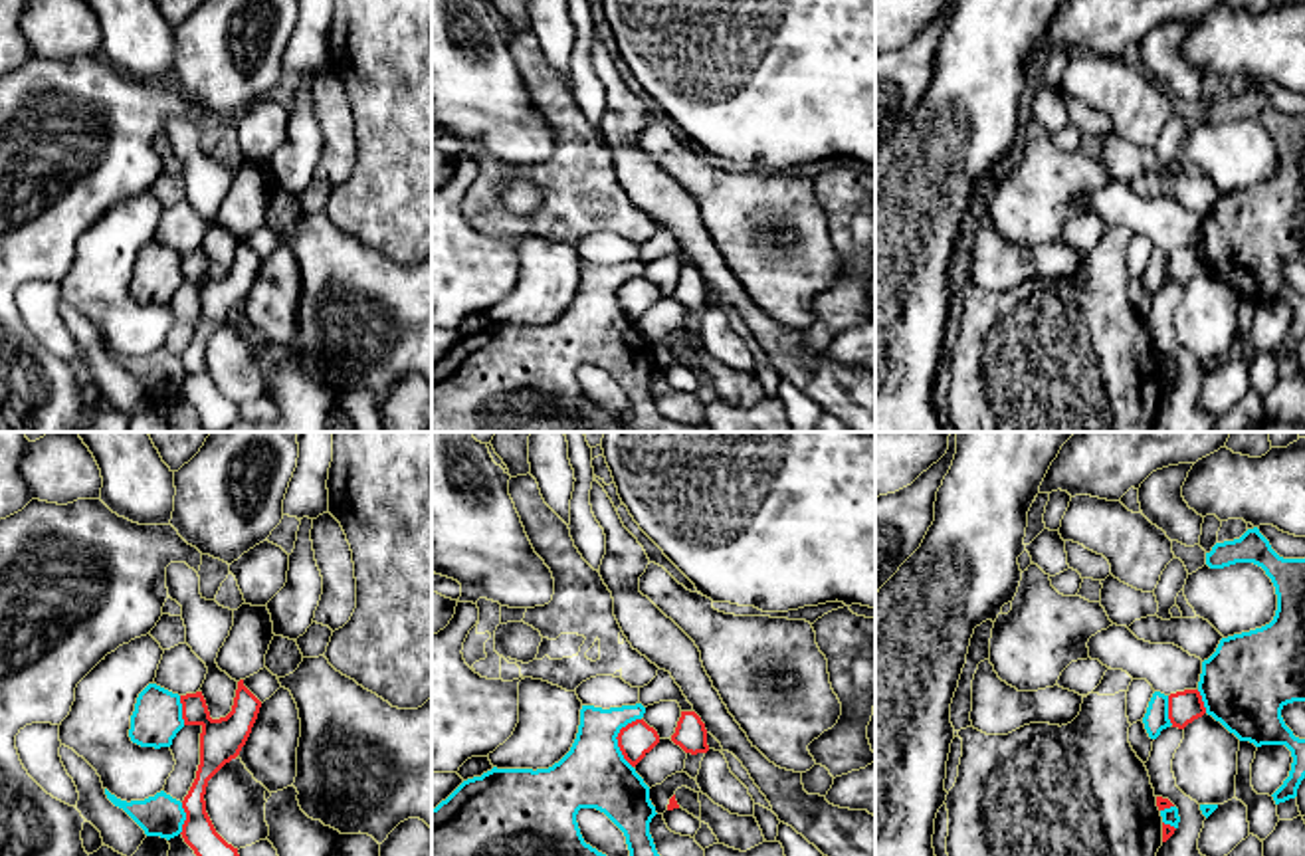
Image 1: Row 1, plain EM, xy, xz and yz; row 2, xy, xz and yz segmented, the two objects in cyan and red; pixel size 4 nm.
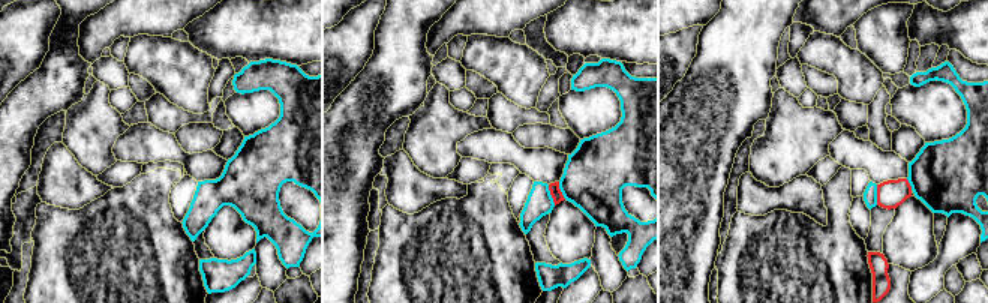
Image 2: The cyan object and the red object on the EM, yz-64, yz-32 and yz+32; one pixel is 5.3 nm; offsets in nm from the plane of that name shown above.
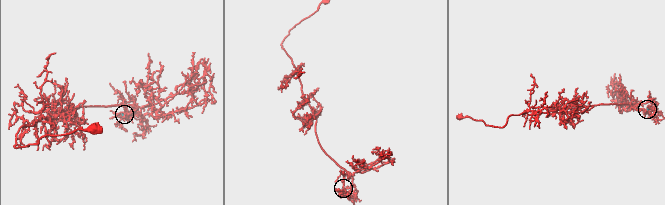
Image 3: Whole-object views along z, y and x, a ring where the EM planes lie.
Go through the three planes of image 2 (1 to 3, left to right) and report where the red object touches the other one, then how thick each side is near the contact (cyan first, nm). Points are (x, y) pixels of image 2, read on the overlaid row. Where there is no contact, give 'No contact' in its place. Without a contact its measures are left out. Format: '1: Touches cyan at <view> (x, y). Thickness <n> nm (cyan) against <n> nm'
1: No contact
2: Touches cyan at yz-32 (550, 195). Thickness 140 nm (cyan) against 60 nm
3: Touches cyan at yz+32 (876, 195). Thickness 80 nm (cyan) against 150 nm

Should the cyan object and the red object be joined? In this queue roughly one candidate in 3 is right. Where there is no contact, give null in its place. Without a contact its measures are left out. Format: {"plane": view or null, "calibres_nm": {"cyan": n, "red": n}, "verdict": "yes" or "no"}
{"plane": "xz", "calibres_nm": {"cyan": 280, "red": 140}, "verdict": "no"}

